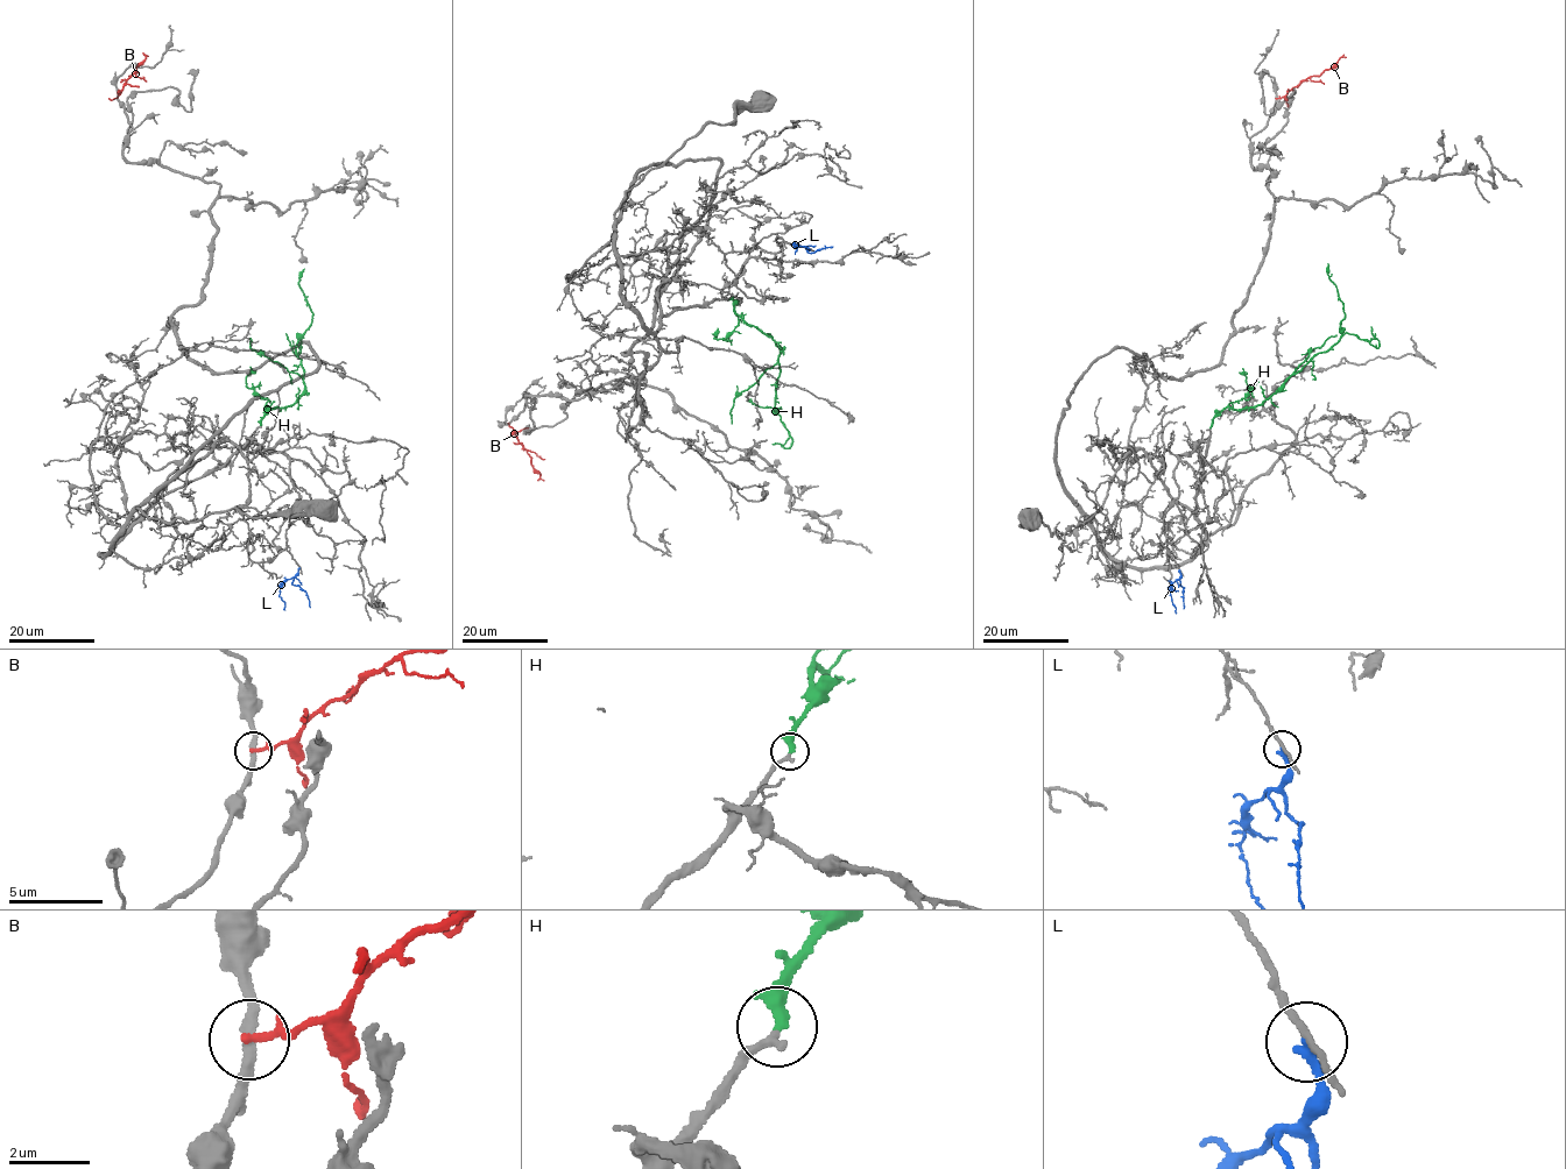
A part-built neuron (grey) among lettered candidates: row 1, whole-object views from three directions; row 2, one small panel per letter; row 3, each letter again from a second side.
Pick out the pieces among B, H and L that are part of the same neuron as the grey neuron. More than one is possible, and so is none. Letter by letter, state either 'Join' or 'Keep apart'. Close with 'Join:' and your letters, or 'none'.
B: Keep apart
H: Join
L: Keep apart
Join: H

